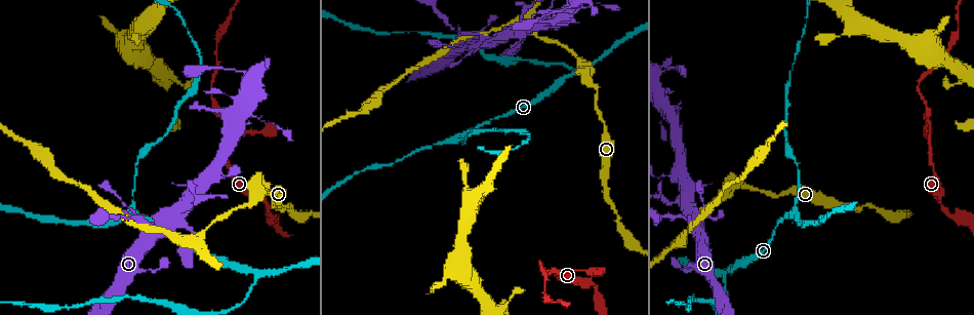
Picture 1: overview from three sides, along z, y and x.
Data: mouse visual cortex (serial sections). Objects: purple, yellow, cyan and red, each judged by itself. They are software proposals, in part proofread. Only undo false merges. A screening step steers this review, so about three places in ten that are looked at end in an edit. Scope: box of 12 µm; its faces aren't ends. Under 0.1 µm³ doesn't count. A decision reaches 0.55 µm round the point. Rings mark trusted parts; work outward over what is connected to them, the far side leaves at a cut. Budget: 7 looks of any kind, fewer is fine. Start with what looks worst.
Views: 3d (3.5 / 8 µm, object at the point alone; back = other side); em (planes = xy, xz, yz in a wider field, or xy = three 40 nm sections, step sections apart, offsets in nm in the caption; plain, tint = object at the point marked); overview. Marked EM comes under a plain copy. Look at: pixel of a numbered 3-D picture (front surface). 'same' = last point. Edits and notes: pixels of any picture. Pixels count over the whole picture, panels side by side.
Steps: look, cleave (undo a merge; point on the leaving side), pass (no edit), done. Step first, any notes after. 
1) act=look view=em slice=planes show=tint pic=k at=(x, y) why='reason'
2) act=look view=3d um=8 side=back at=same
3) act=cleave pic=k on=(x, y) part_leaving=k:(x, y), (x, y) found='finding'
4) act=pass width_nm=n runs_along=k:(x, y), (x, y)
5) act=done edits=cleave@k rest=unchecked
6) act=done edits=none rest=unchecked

act=look view=3d um=8 side=back pic=1 at=(255, 273) why='three-way junction'

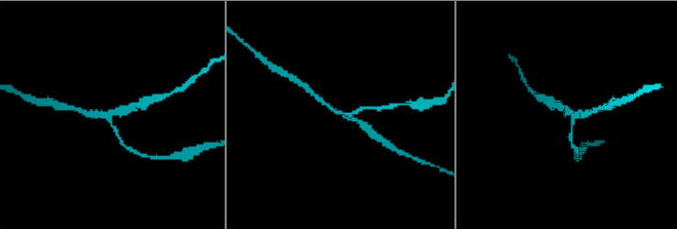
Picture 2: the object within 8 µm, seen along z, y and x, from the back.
act=look view=em slice=planes show=tint pic=2 at=(109, 118) arms=3 arm_widths_nm=150,200,200

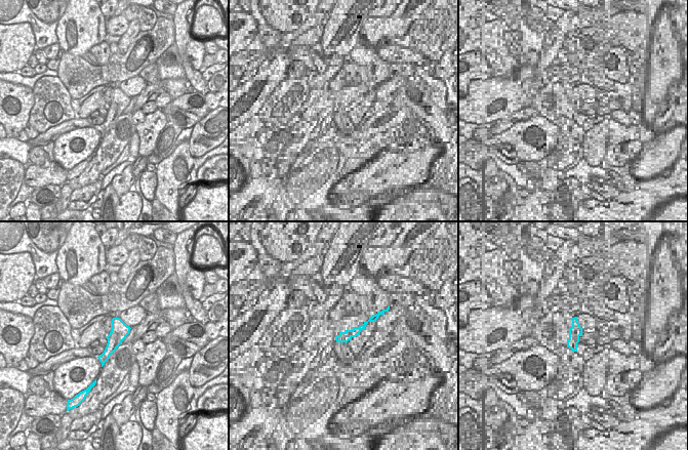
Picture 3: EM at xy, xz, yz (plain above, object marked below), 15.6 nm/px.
act=pass runs_along=2:(135, 106), (109, 117), (120, 141) found='all the same cell'

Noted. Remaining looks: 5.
act=look view=3d um=3.5 pic=1 at=(928, 129) why='a narrow waist'

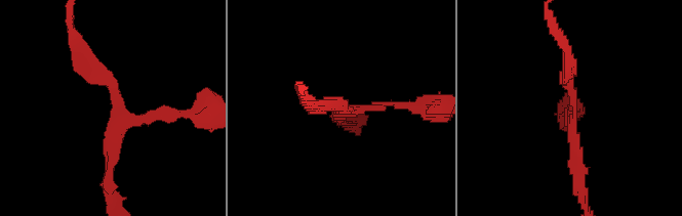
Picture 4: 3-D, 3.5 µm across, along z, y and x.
act=look view=em slice=xy step=3 show=tint pic=4 at=(348, 111)

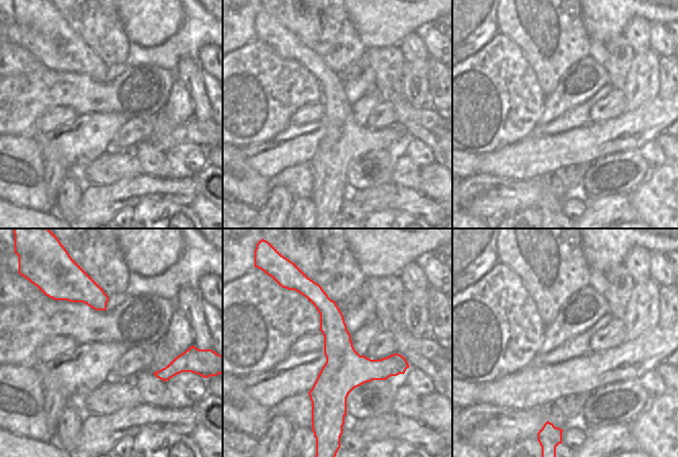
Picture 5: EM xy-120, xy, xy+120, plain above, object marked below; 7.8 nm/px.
act=pass runs_along=5:(310, 282), (334, 330), (329, 411) found='all the same cell'

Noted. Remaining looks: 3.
act=look view=3d um=3.5 pic=1 at=(793, 215) why='three arms meet'

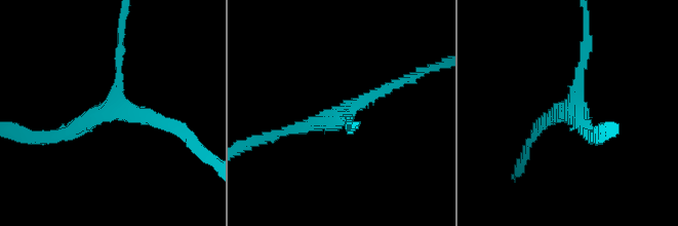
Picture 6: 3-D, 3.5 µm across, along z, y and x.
act=look view=em slice=planes show=tint pic=6 at=(566, 109) why='need the tissue'

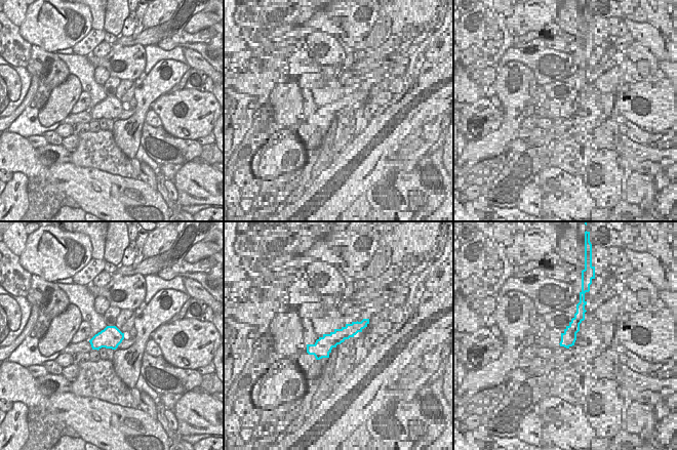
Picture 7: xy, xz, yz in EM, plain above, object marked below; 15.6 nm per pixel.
act=pass runs_along=6:(175, 127), (116, 105), (119, 42) found='one cell here'

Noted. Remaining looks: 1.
act=done edits=none rest=unchecked

